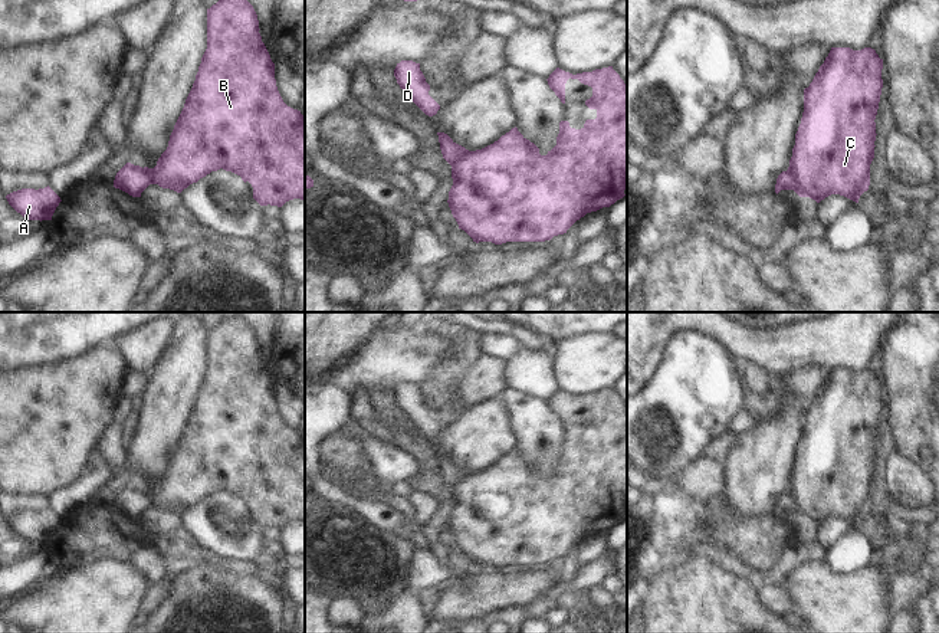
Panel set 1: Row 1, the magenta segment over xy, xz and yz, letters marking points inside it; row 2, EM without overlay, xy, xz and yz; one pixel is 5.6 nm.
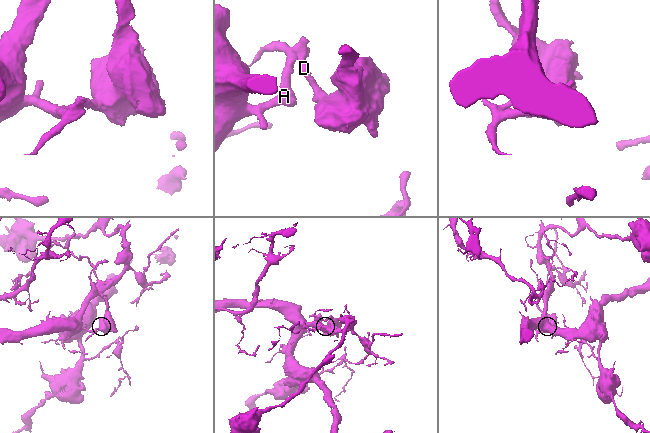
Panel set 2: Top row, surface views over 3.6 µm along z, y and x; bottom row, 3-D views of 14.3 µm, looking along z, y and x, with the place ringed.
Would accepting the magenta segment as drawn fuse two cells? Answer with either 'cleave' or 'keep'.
cleave

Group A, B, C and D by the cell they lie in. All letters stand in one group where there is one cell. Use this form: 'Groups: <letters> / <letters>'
Groups: A D / B C

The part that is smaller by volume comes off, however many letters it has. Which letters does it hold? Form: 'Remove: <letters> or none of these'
Remove: B, C

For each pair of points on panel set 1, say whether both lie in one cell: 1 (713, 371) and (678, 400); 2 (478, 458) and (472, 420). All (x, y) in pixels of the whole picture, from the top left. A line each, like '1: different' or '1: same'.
1: same
2: same

